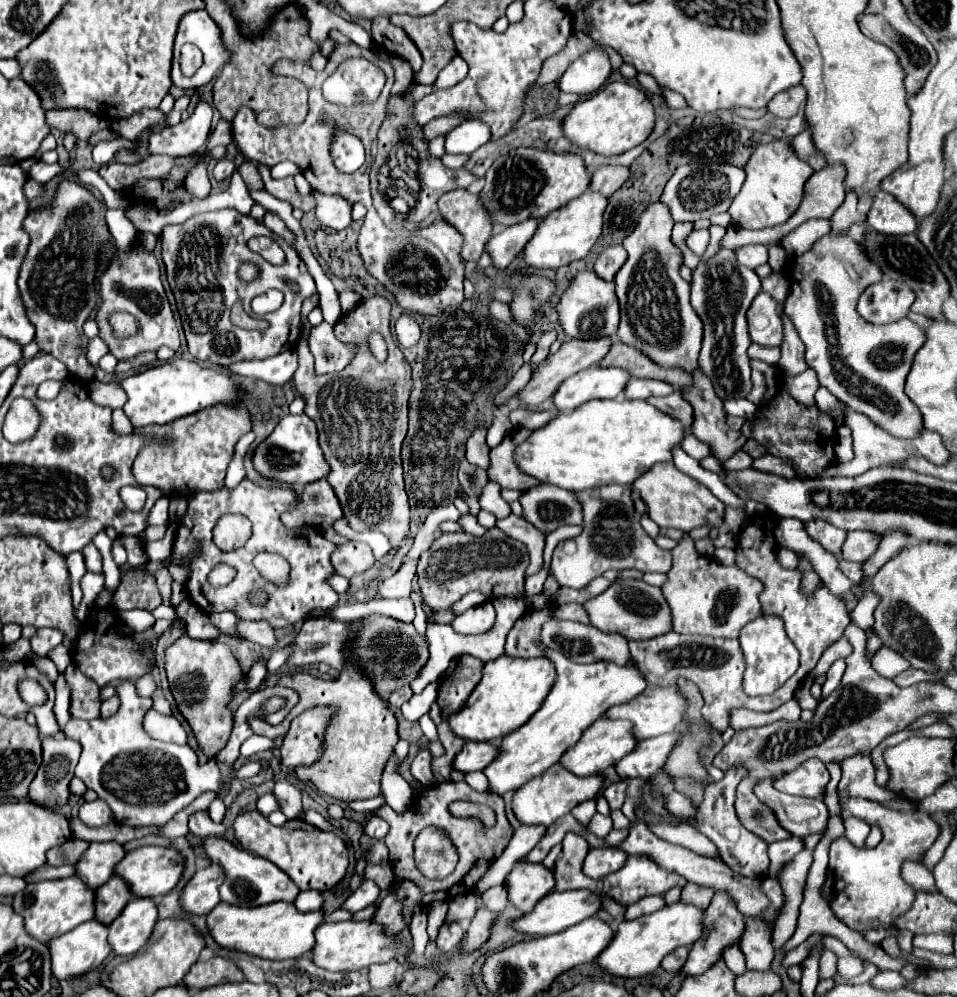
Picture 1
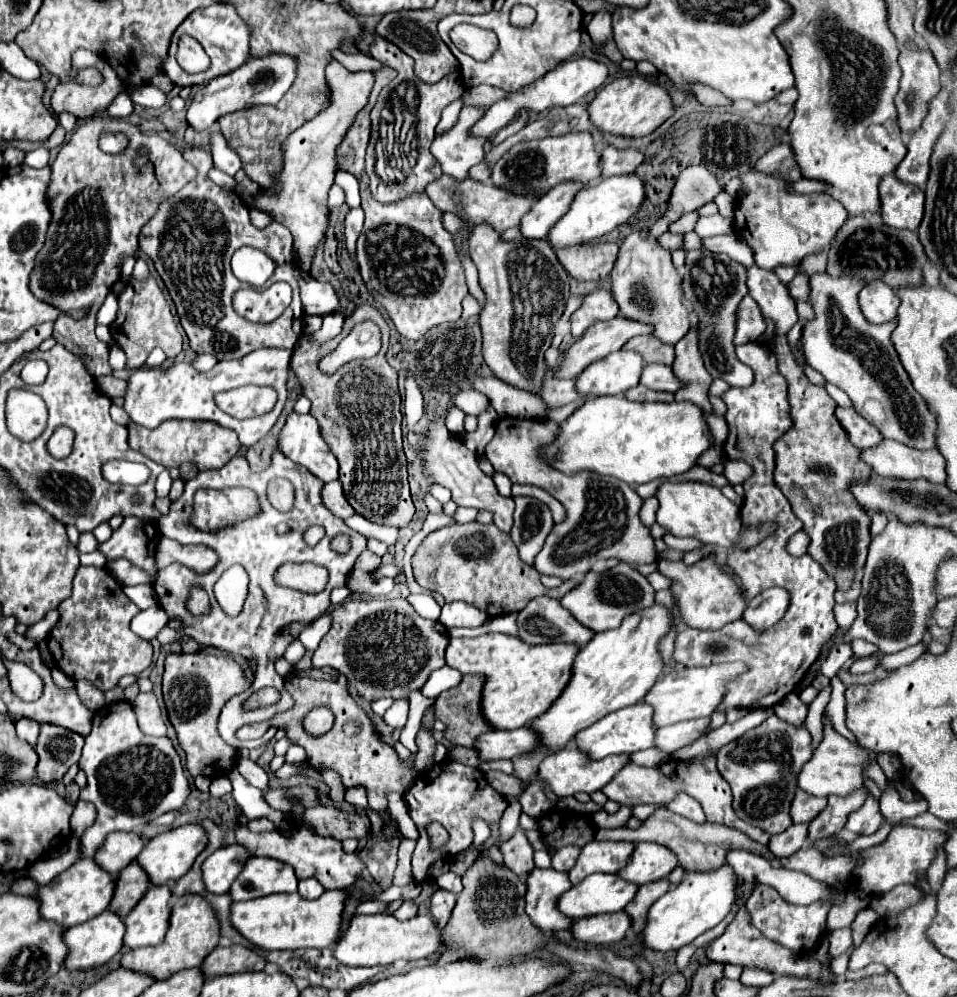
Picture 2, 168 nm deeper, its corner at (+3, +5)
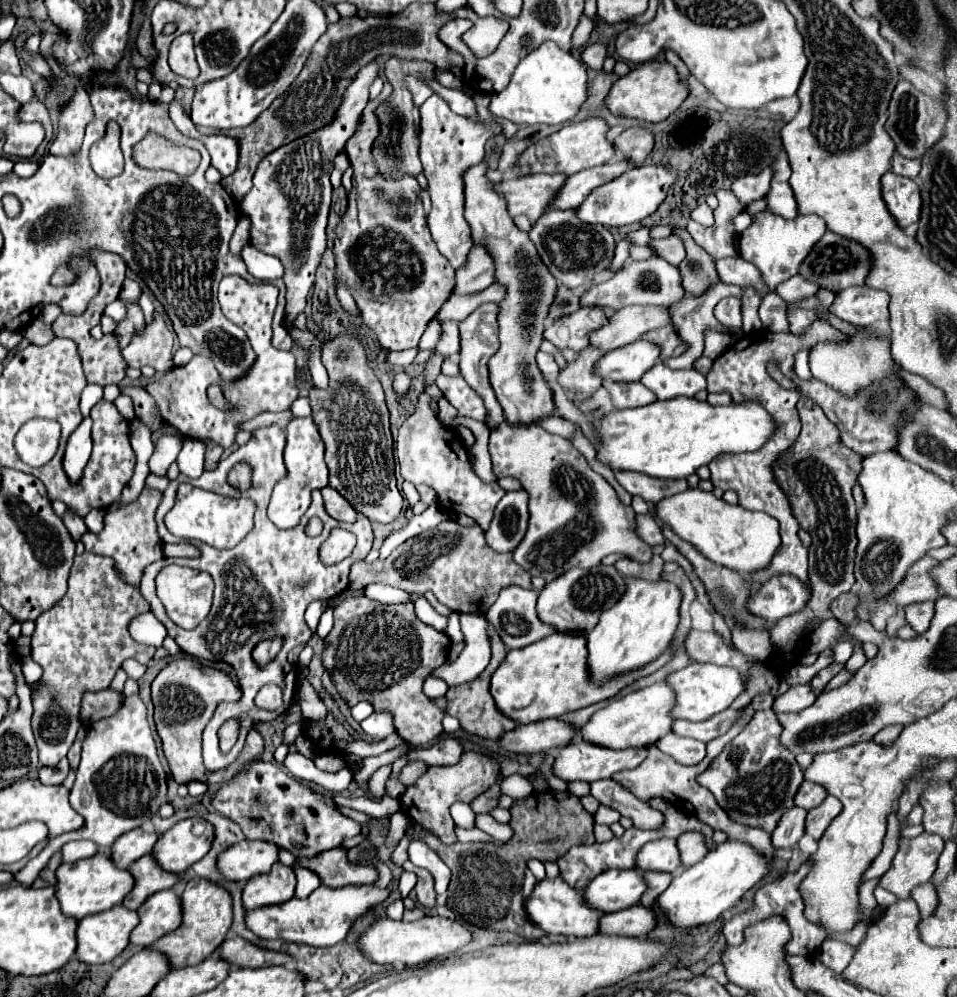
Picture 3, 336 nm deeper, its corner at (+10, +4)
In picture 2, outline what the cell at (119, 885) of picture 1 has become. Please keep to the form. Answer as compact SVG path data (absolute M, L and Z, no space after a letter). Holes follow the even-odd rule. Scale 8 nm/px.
M137 863L127 865L115 879L115 893L109 903L109 909L113 909L123 919L137 905L137 901L143 897L147 889L149 879L145 871Z

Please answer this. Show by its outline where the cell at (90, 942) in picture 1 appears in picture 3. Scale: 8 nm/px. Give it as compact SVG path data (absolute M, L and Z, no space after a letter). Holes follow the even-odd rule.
M124 906L82 918L78 924L76 956L86 964L112 962L128 946L130 932L138 922L138 912Z

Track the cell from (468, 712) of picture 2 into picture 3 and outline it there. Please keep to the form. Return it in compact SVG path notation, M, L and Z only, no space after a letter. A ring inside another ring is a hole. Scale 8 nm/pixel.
M488 666L486 672L482 676L478 676L478 680L472 680L470 684L462 684L462 686L452 686L448 688L446 692L446 698L448 698L448 708L446 712L454 718L460 720L462 728L470 734L478 734L482 738L500 738L504 732L510 732L516 728L516 722L506 718L494 704L494 698L490 694L490 678L494 674L494 668Z

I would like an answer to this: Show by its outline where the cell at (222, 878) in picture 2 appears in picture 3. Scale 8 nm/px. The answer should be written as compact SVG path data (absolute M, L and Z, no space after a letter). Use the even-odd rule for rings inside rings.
M242 840L218 856L220 872L234 882L268 874L274 862L278 862L278 846L264 840Z

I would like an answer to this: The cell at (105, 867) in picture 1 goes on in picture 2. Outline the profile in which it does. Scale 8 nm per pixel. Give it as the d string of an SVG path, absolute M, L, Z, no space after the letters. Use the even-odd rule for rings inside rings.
M109 833L103 841L103 845L95 853L95 861L99 867L109 871L113 877L127 867L137 853L141 853L145 841L137 833Z

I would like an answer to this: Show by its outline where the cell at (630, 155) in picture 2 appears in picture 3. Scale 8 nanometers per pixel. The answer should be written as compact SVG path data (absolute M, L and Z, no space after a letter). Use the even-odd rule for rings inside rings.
M634 126L624 130L616 140L614 140L616 152L630 156L630 160L634 160L634 164L642 164L644 158L652 152L654 148L654 134L648 132L642 126Z

